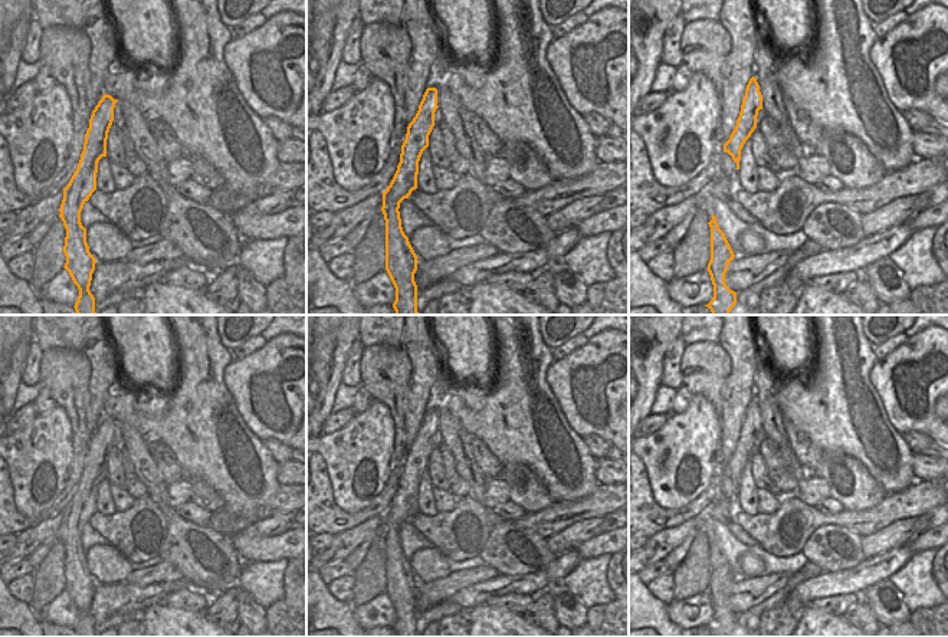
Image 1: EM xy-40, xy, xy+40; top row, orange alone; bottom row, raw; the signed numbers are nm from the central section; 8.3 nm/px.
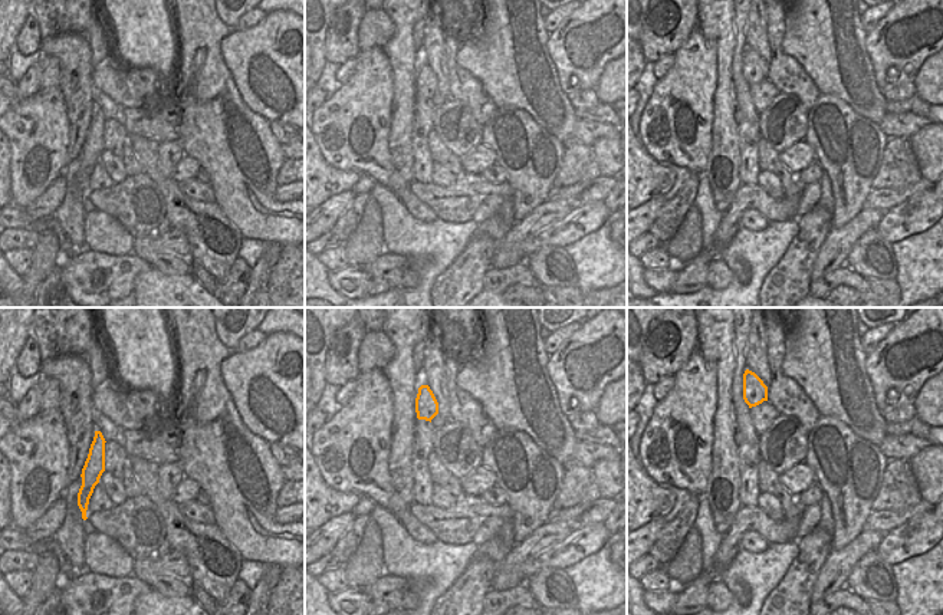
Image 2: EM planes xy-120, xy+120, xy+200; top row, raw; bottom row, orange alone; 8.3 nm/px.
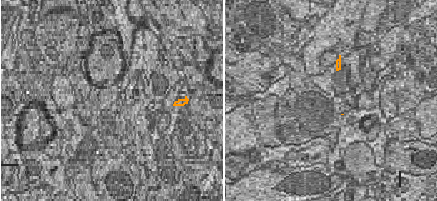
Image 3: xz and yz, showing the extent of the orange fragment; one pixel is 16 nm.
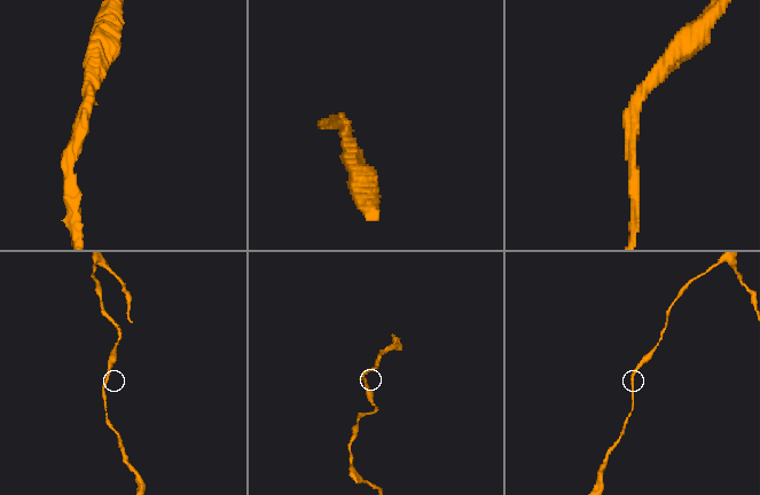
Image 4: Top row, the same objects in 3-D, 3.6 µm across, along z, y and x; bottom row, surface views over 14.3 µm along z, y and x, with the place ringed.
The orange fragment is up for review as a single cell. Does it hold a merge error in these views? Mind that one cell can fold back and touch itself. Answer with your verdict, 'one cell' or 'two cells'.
one cell

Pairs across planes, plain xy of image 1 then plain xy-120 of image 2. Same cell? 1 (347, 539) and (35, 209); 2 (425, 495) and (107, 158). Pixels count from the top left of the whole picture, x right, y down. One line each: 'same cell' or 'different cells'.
1: same cell
2: different cells

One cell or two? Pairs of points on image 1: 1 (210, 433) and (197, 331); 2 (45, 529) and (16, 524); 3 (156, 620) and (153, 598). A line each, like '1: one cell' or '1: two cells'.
1: one cell
2: two cells
3: two cells

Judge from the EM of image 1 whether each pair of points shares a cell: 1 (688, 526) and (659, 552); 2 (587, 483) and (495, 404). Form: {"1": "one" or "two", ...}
{"1": "one", "2": "one"}

